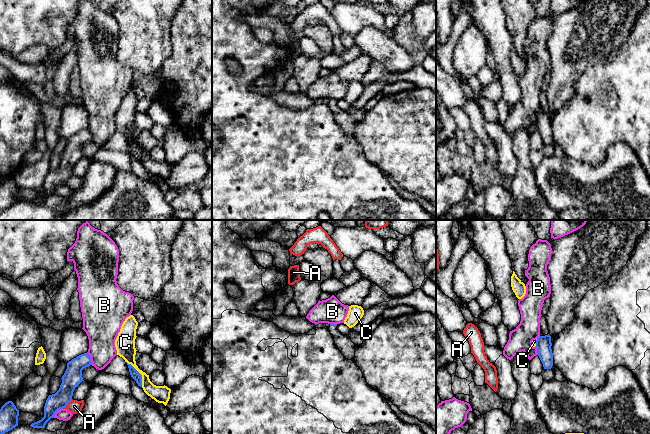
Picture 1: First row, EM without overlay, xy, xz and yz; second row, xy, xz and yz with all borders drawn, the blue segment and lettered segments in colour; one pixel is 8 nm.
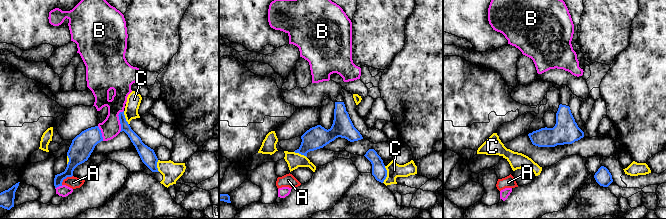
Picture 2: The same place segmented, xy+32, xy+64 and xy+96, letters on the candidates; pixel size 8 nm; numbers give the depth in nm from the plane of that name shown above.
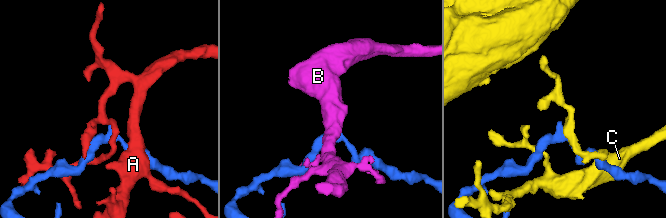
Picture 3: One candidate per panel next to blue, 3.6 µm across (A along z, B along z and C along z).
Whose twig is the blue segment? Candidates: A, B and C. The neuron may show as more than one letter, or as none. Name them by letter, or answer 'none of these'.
none of these

